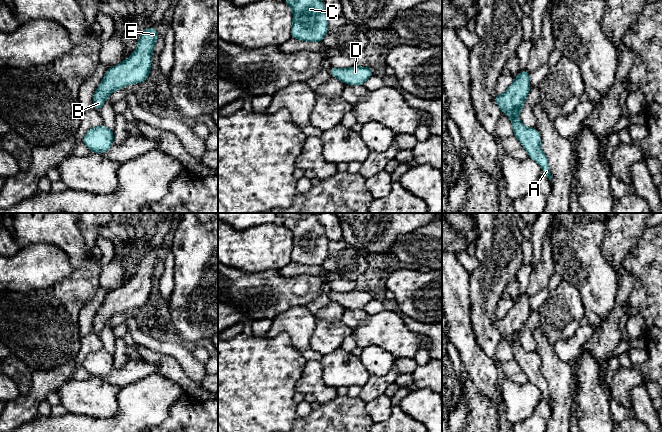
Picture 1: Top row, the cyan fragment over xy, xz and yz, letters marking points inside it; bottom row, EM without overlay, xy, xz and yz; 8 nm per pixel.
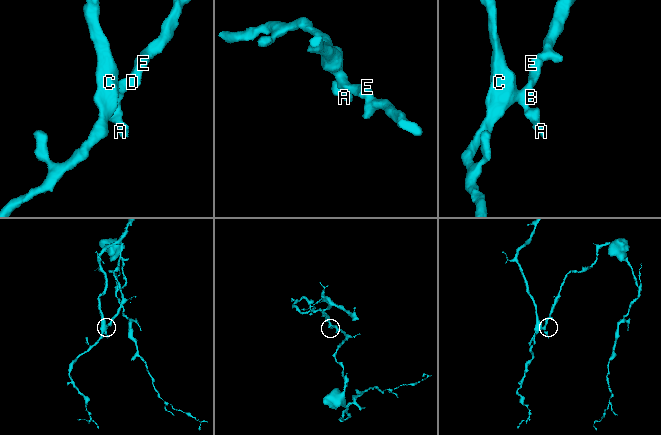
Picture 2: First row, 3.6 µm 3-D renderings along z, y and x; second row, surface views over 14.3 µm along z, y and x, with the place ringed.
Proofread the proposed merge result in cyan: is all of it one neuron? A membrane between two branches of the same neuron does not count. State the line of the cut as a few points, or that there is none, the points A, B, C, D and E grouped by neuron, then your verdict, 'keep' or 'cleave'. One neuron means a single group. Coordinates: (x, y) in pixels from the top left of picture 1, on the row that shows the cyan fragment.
no cut; A B C D E; keep

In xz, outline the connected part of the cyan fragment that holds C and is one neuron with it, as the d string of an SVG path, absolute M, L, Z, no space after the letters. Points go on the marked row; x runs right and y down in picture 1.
M284 0L293 10L290 36L307 42L322 42L328 30L329 15L321 0Z

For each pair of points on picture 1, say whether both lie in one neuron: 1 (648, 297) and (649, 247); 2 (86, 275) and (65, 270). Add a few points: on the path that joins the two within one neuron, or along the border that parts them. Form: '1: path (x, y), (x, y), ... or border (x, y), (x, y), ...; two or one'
1: path (649, 285), (649, 259); one
2: border (74, 270), (52, 285); two

